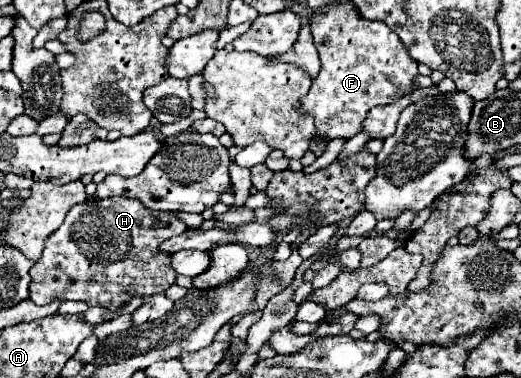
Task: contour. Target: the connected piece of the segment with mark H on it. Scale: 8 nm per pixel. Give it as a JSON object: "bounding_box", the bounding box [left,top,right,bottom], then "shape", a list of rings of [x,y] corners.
{"bounding_box":[30,198,186,310],"shape":[[[88,198],[82,204],[70,208],[62,226],[48,236],[42,258],[30,270],[30,300],[38,306],[52,302],[52,298],[60,300],[84,300],[90,306],[106,306],[110,310],[128,302],[128,296],[122,296],[124,290],[132,290],[136,296],[154,296],[164,292],[174,284],[176,272],[170,266],[170,254],[160,254],[156,246],[160,242],[182,234],[186,224],[180,222],[172,212],[154,212],[148,210],[140,200],[132,198],[104,198],[94,200]]]}

